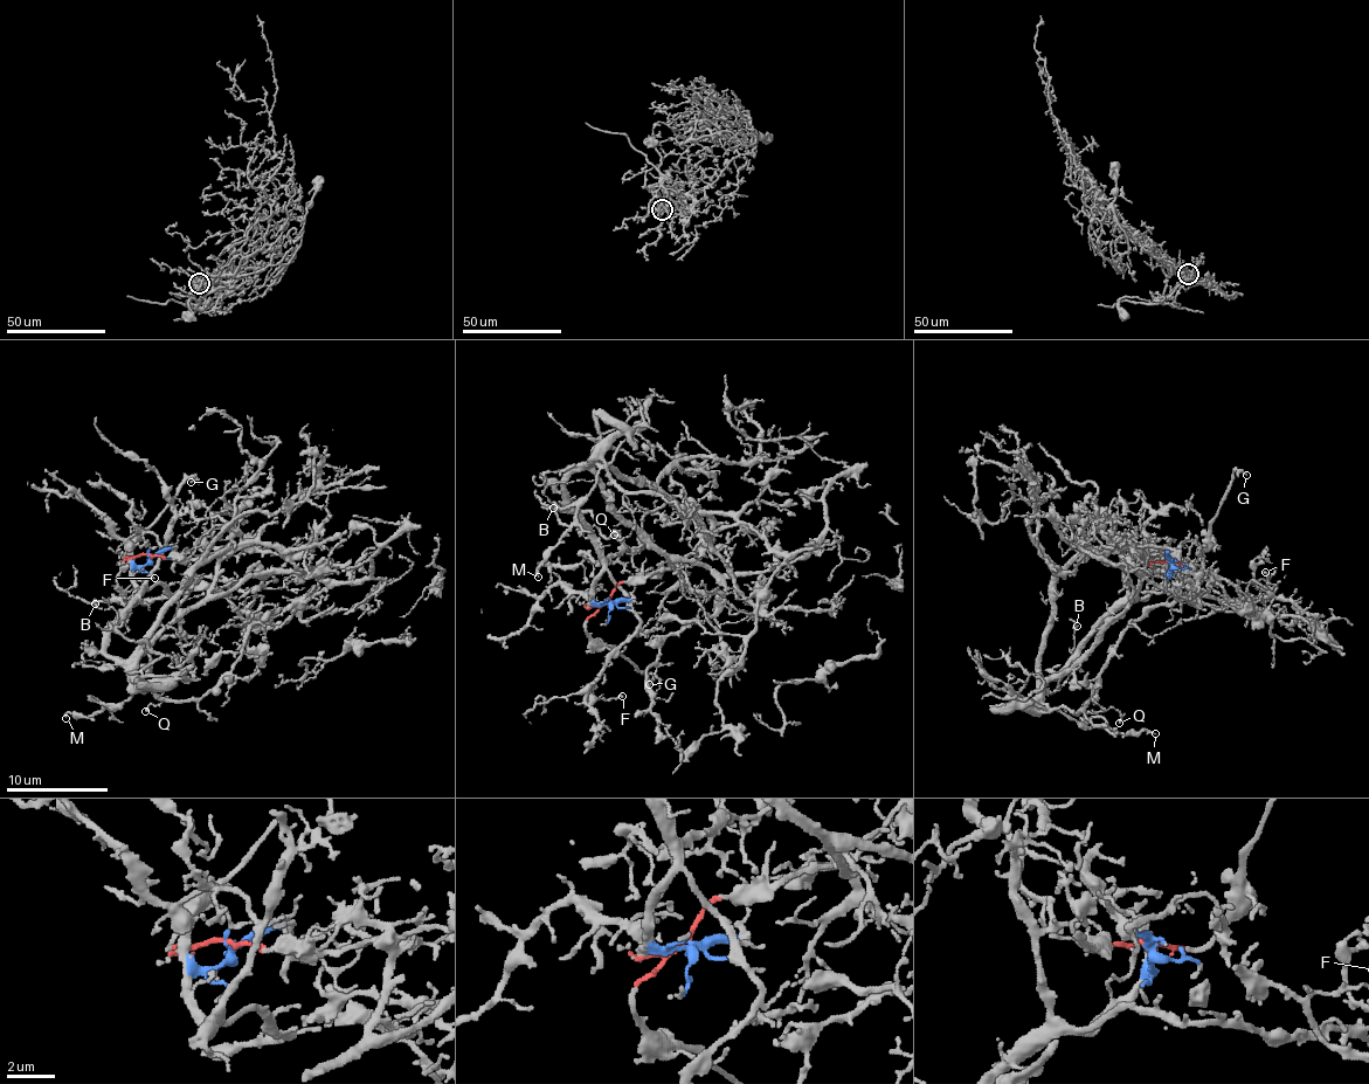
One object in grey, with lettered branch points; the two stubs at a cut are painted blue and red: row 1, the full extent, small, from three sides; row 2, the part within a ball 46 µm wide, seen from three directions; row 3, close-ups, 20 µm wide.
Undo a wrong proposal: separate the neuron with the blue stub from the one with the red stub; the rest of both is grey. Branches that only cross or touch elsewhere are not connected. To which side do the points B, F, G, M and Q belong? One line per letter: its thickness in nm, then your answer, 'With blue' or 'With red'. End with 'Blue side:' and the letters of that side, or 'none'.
B: Thickness 130 nm. With blue
F: Thickness 140 nm. With blue
G: Thickness 170 nm. With red
M: Thickness 160 nm. With blue
Q: Thickness 160 nm. With blue
Blue side: B, F, M, Q

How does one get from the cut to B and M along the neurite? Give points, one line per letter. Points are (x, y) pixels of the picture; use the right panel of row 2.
B: (1168, 561), (1170, 572), (1164, 578), (1142, 598), (1127, 596), (1073, 648), (1077, 625)
M: (1168, 561), (1164, 578), (1142, 598), (1121, 602), (1043, 685), (1044, 704), (1089, 726), (1156, 734)

